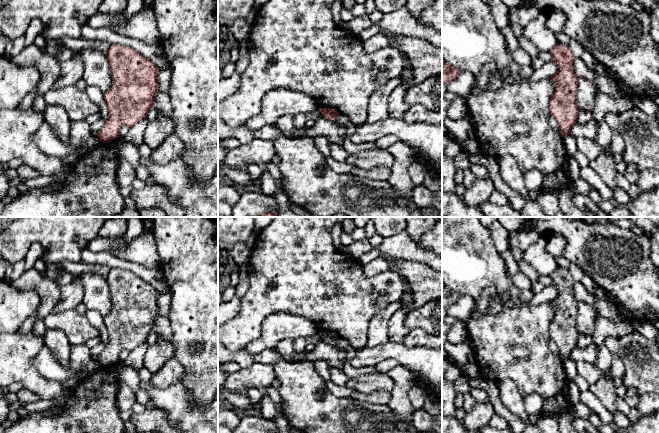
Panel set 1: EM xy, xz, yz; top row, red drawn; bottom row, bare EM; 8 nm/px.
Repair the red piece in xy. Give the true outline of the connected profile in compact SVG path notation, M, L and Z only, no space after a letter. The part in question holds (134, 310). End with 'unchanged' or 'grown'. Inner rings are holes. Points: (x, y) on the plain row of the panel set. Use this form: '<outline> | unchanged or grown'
M111 268L106 279L112 309L104 317L109 336L97 362L108 367L120 360L122 350L131 351L146 342L159 315L157 290L136 276L122 269Z | unchanged

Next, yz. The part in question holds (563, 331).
M557 268L550 277L551 285L557 288L558 294L550 302L555 308L555 316L551 319L549 335L558 347L558 356L564 362L570 358L578 342L576 318L579 301L574 296L575 281L568 269Z | unchanged

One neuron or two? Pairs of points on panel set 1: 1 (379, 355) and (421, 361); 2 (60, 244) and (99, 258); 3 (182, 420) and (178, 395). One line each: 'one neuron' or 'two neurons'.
1: one neuron
2: two neurons
3: one neuron

